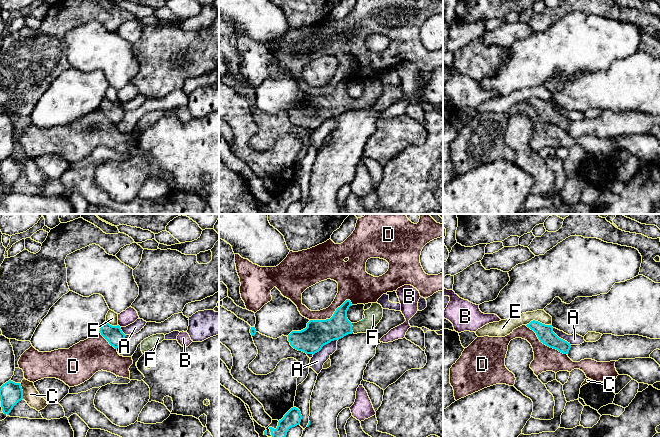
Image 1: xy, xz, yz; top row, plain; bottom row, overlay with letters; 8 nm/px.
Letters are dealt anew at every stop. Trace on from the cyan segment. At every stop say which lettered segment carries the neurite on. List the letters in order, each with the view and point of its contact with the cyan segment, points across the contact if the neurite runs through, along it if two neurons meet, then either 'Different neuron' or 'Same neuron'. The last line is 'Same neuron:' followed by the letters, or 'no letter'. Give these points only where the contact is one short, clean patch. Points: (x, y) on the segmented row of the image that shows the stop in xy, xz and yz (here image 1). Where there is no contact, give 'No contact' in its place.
A: Touches cyan at xz (325, 344). Different neuron
B: No contact. Different neuron
C: Touches cyan at xy (22, 391). Boundary: xy (19, 383), (23, 398). Different neuron
D: Touches cyan at xz (333, 315). Different neuron
E: Touches cyan at yz (538, 322). Different neuron
F: Touches cyan at xz (351, 328). Path across: xz (321, 332), (335, 328), (351, 328), (361, 327), (373, 315). Same neuron
Same neuron: F

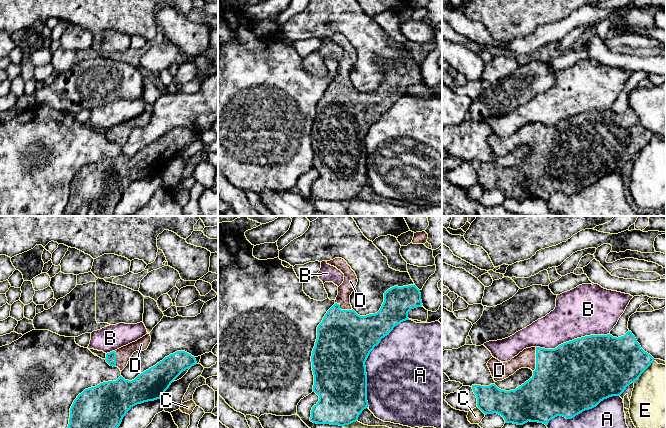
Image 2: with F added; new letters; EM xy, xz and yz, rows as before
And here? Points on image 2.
A: Touches cyan at xz (366, 359). Different neuron
B: Touches cyan at yz (572, 340). Different neuron
C: Touches cyan at yz (481, 410). Different neuron
D: Touches cyan at yz (536, 359). Same neuron
E: Touches cyan at yz (644, 370). Different neuron
Same neuron: D

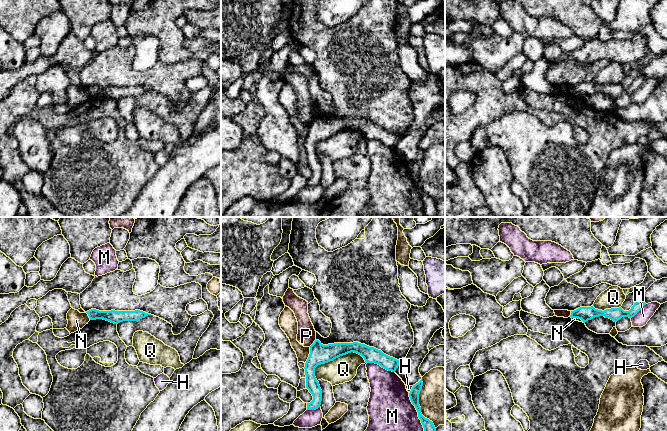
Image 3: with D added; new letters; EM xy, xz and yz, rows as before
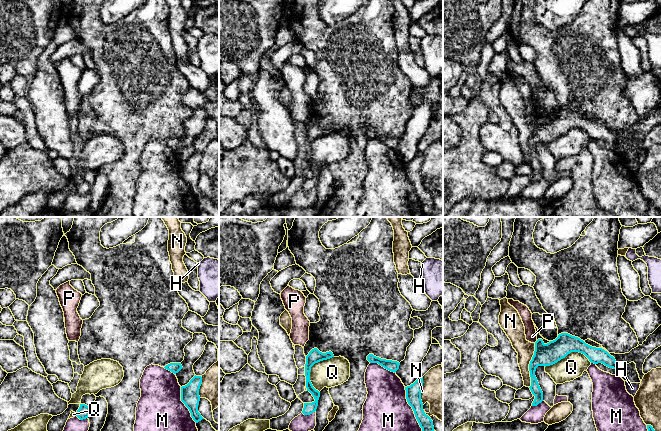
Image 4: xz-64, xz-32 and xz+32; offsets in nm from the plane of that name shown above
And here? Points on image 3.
H: Touches cyan at xz (411, 390). Different neuron
M: Touches cyan at xz (417, 411). Different neuron
N: Touches cyan at xz (419, 405). Different neuron
P: Touches cyan at xz (313, 343). Boundary: xz (315, 339), (309, 346). Different neuron
Q: Touches cyan at xz (337, 357). Different neuron
Same neuron: no letter

